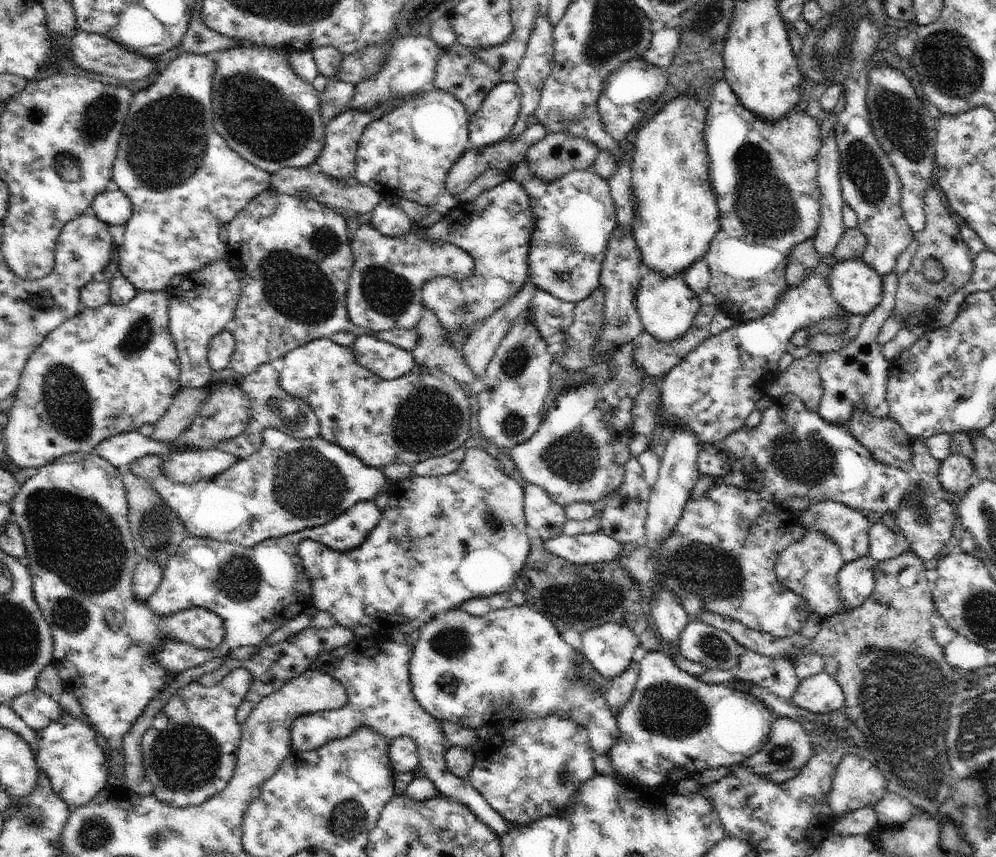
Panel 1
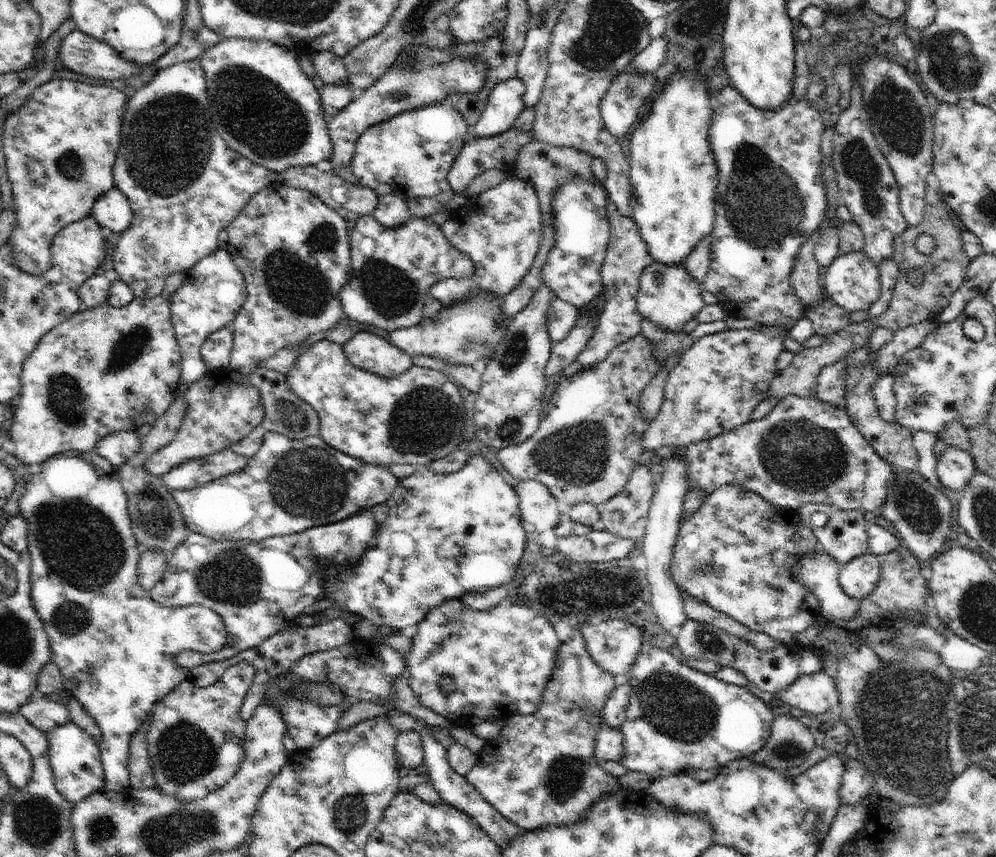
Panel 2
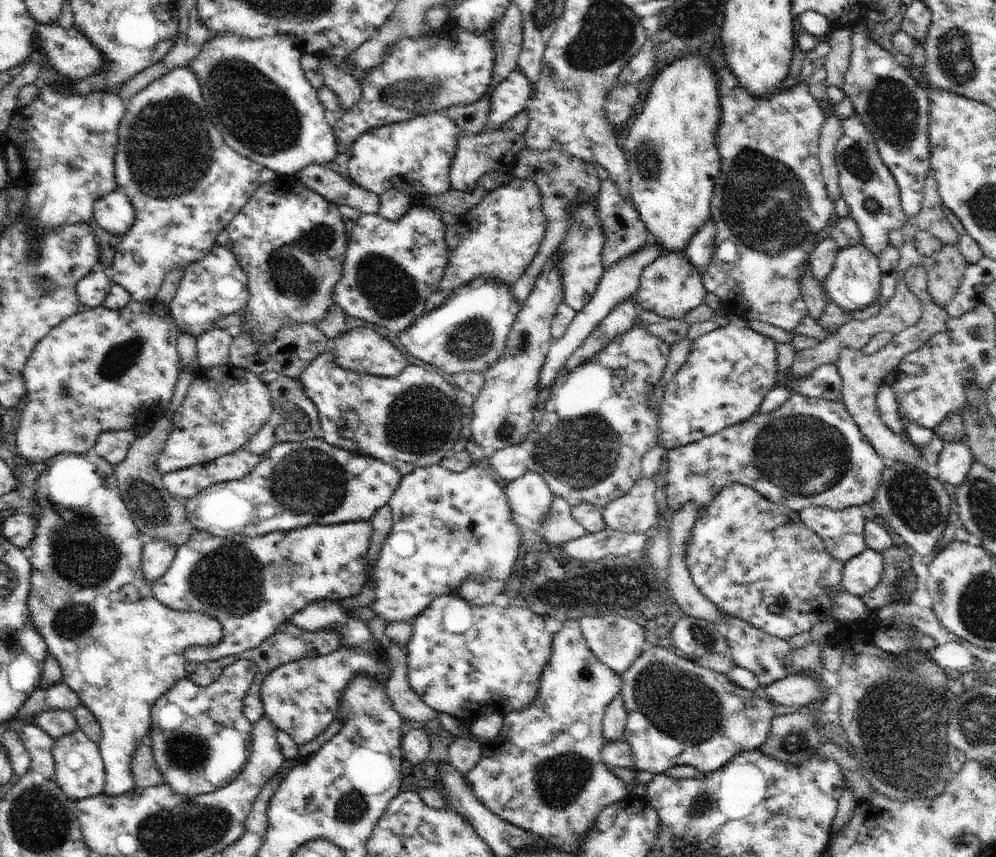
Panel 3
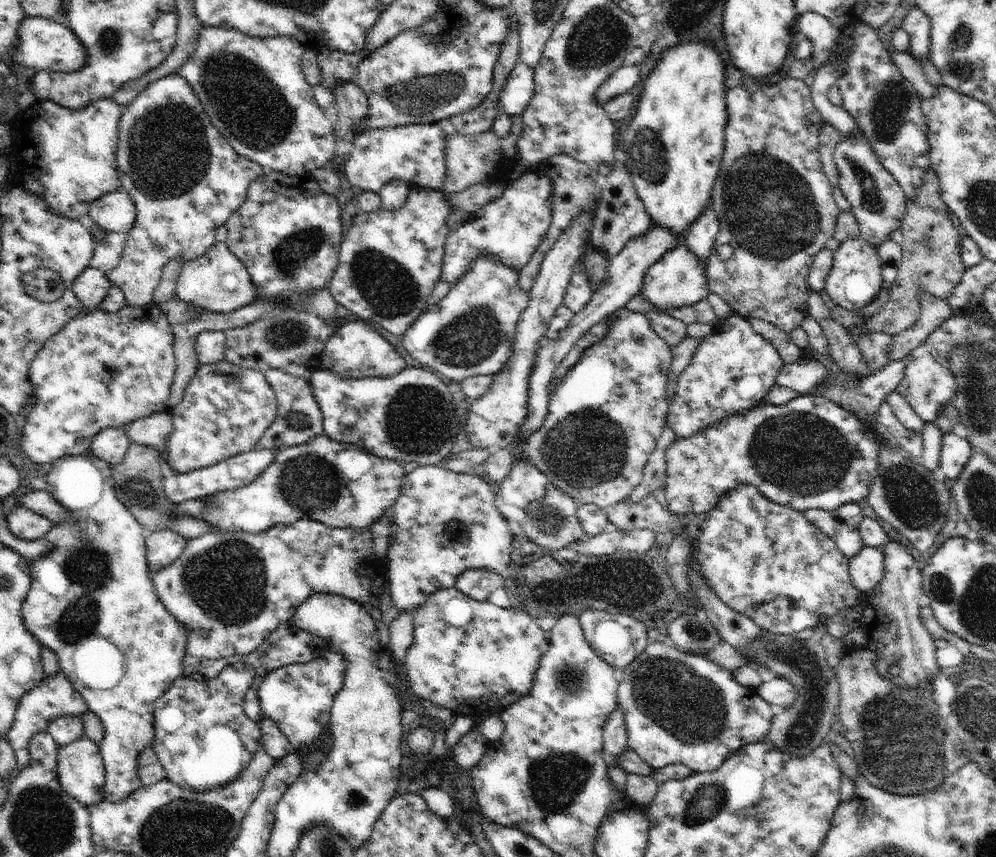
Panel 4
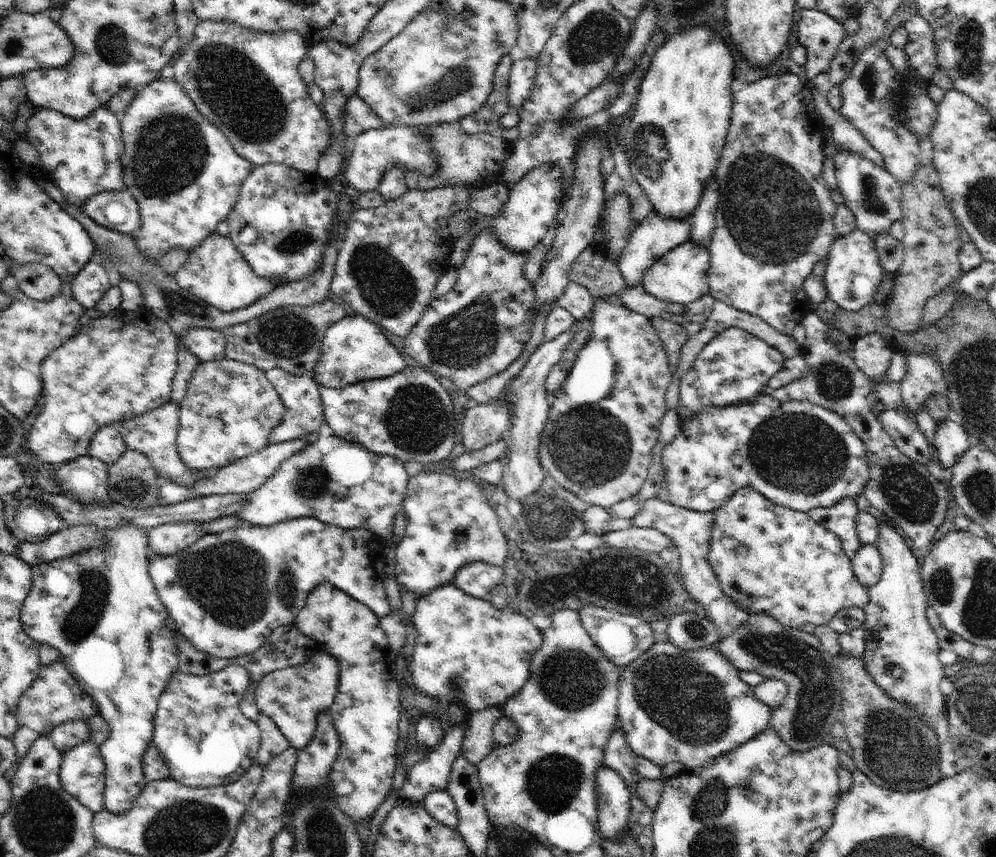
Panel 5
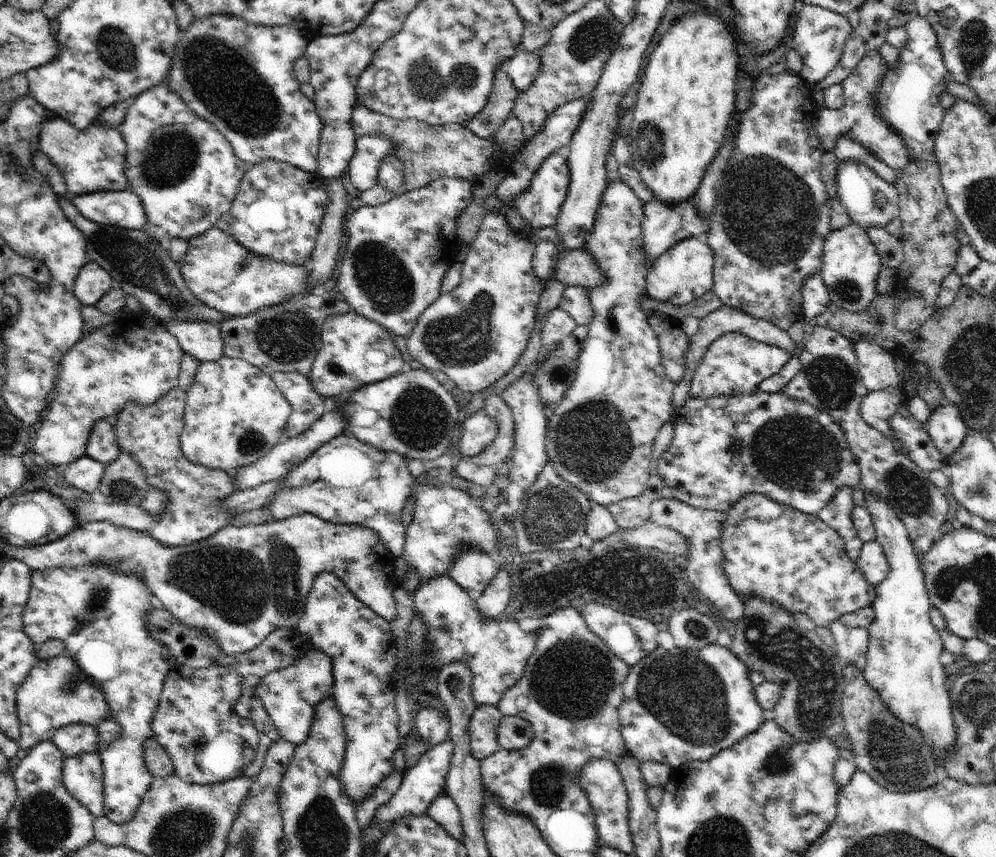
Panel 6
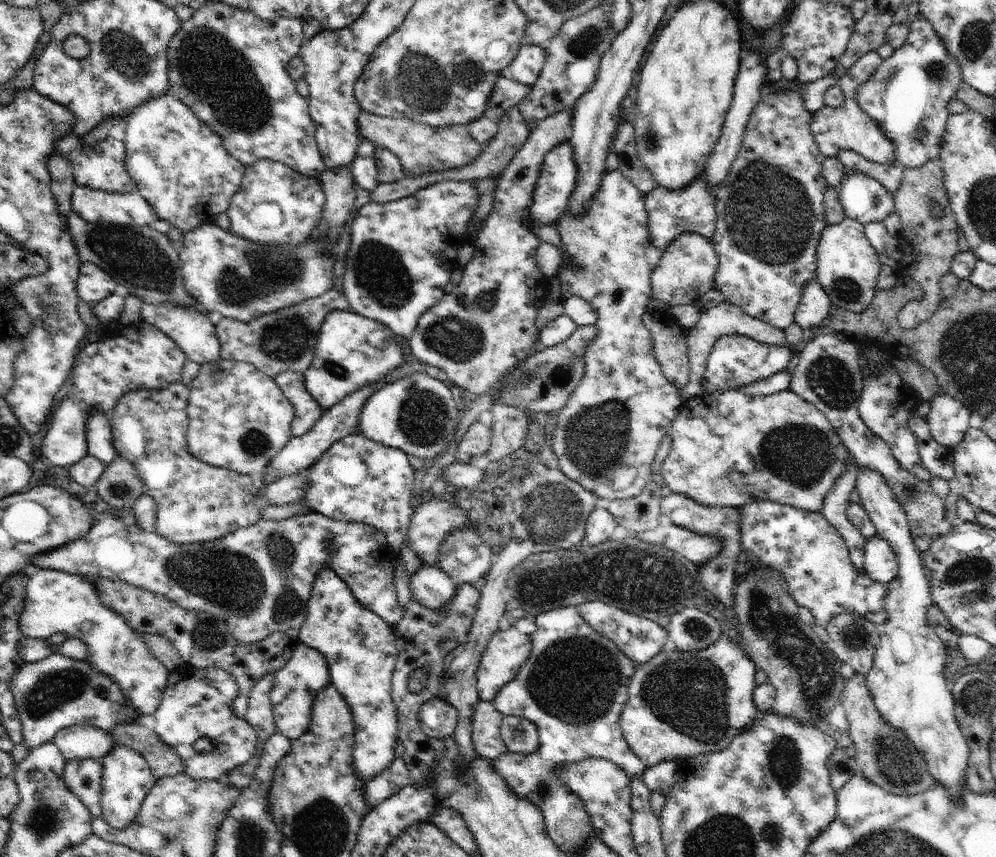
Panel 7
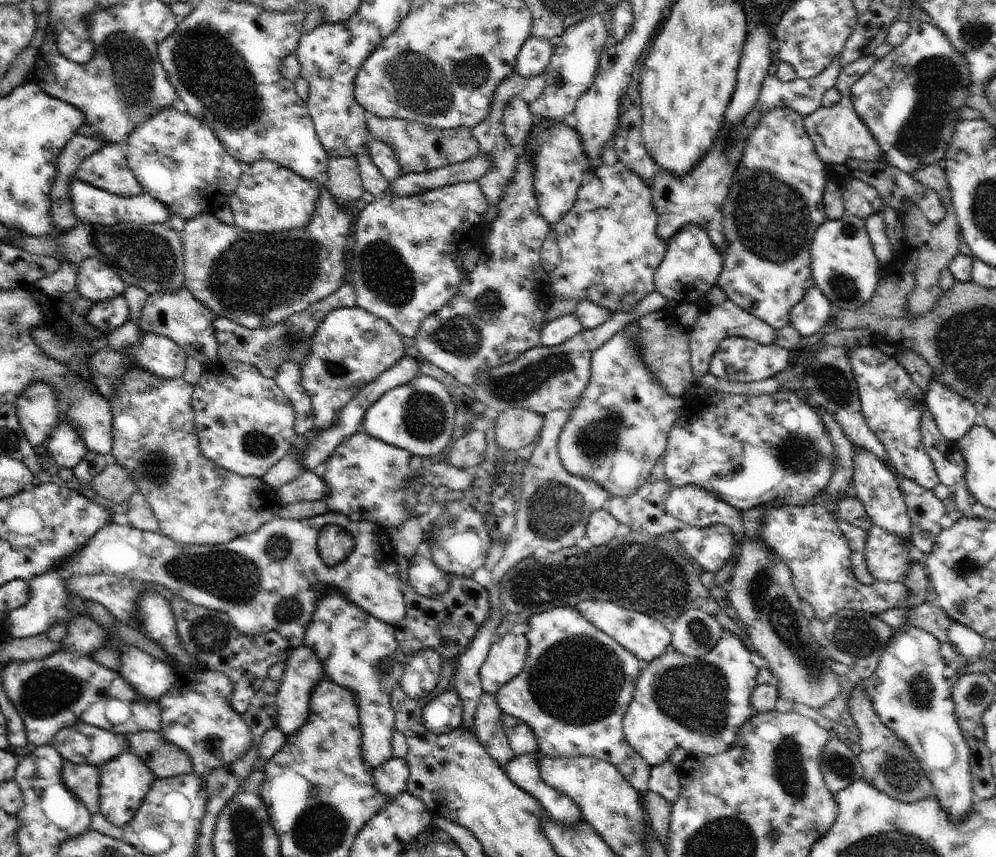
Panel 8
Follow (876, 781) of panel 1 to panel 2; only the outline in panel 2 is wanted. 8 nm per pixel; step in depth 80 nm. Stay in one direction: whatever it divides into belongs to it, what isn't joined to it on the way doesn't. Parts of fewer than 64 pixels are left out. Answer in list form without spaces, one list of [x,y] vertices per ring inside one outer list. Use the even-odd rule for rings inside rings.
[[[851,759],[845,766],[842,784],[839,788],[840,805],[856,805],[874,786],[875,780],[857,759]]]

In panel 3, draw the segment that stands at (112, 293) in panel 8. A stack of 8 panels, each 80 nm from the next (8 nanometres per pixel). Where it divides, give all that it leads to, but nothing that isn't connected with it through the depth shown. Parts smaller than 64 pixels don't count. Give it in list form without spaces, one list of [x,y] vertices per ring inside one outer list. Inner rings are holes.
[[[103,270],[91,271],[76,285],[76,294],[83,308],[96,308],[103,304],[113,282]]]

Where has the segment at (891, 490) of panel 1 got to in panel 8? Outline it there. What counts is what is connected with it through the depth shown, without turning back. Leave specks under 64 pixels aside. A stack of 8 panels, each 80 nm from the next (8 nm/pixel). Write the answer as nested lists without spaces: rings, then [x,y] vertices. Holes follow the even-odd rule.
[[[778,390],[771,395],[735,395],[716,391],[683,398],[681,413],[667,436],[663,469],[673,489],[686,485],[704,487],[742,512],[771,503],[774,499],[792,506],[806,505],[827,488],[834,472],[834,447],[821,418],[798,391]]]

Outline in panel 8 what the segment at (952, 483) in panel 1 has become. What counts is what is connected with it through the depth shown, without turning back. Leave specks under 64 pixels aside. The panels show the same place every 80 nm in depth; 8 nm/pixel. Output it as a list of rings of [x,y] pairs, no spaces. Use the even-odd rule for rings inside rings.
[[[932,378],[925,390],[927,408],[933,414],[940,432],[954,442],[974,426],[980,406],[970,398],[960,396],[952,387]]]

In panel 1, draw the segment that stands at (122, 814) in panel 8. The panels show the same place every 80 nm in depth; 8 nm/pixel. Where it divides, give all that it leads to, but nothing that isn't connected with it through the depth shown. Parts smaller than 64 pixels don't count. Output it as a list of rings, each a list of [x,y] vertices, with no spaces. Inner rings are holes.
[[[94,452],[90,454],[70,453],[62,455],[60,458],[45,464],[39,468],[39,472],[33,476],[27,476],[21,484],[20,493],[15,495],[11,501],[11,515],[9,522],[16,523],[21,528],[27,548],[27,556],[25,561],[29,567],[32,579],[33,597],[40,608],[42,616],[50,625],[50,632],[53,638],[53,659],[52,663],[56,665],[59,675],[62,677],[63,685],[66,691],[72,693],[80,701],[84,714],[88,716],[91,722],[96,726],[98,732],[106,738],[107,750],[105,754],[107,765],[109,766],[108,784],[121,786],[124,784],[125,774],[125,756],[124,738],[128,731],[137,723],[138,718],[142,716],[144,710],[152,700],[157,699],[162,691],[170,686],[170,683],[178,676],[174,673],[165,671],[160,663],[155,661],[155,654],[159,650],[161,643],[165,641],[174,641],[177,643],[188,643],[190,646],[215,651],[220,648],[224,642],[225,628],[223,620],[207,608],[192,607],[184,611],[176,611],[172,615],[157,615],[156,611],[151,612],[151,608],[147,603],[139,601],[135,597],[133,589],[133,574],[141,556],[135,551],[135,544],[129,532],[129,504],[127,501],[127,492],[123,483],[122,469],[112,466],[105,458],[96,455]]]

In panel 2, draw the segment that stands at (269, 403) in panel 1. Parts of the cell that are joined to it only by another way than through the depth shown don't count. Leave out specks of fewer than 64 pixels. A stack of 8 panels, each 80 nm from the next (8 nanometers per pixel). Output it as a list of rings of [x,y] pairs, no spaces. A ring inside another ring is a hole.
[[[256,367],[249,375],[250,383],[259,388],[263,396],[265,417],[262,424],[259,424],[248,436],[245,436],[239,443],[233,444],[229,449],[236,454],[248,457],[249,459],[257,454],[264,442],[267,432],[281,434],[293,441],[301,441],[308,437],[316,437],[319,434],[319,414],[302,400],[289,386],[285,376],[278,371],[266,367]]]

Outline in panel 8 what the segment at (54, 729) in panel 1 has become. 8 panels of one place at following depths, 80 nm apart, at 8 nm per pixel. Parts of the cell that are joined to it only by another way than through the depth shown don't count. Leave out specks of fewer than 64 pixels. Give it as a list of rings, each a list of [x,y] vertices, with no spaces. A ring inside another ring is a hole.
[[[65,761],[62,778],[66,786],[84,803],[91,815],[99,812],[101,769],[94,765],[77,765]]]

